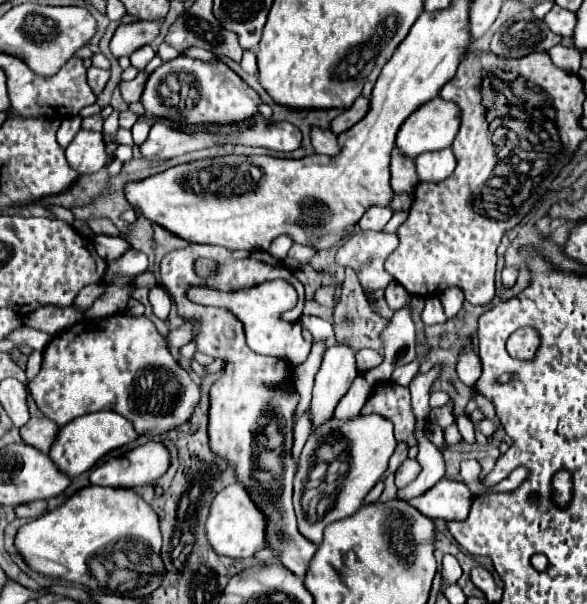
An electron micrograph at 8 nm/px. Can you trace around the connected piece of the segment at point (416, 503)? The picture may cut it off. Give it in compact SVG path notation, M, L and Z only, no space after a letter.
M442 478L426 494L410 500L408 504L428 518L464 520L468 516L473 495L465 484Z

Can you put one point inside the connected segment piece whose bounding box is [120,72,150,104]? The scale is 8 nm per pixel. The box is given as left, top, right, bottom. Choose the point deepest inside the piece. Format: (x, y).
(132, 91)

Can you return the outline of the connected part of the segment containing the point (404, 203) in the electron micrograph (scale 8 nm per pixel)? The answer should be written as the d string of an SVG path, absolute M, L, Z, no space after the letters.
M394 192L394 196L392 196L392 202L390 202L390 206L396 210L396 212L408 212L410 210L410 204L412 204L412 196L410 194L396 194Z

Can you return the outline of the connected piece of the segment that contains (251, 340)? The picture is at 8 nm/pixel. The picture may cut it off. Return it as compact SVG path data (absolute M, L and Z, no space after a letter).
M276 279L257 287L233 292L218 292L218 290L210 290L210 288L192 288L188 292L188 298L196 304L202 304L202 306L218 306L218 308L232 312L244 324L246 342L256 354L276 356L276 358L282 358L290 364L302 364L310 354L312 344L302 338L300 326L284 322L280 318L282 312L294 308L298 301L296 290L285 280Z

